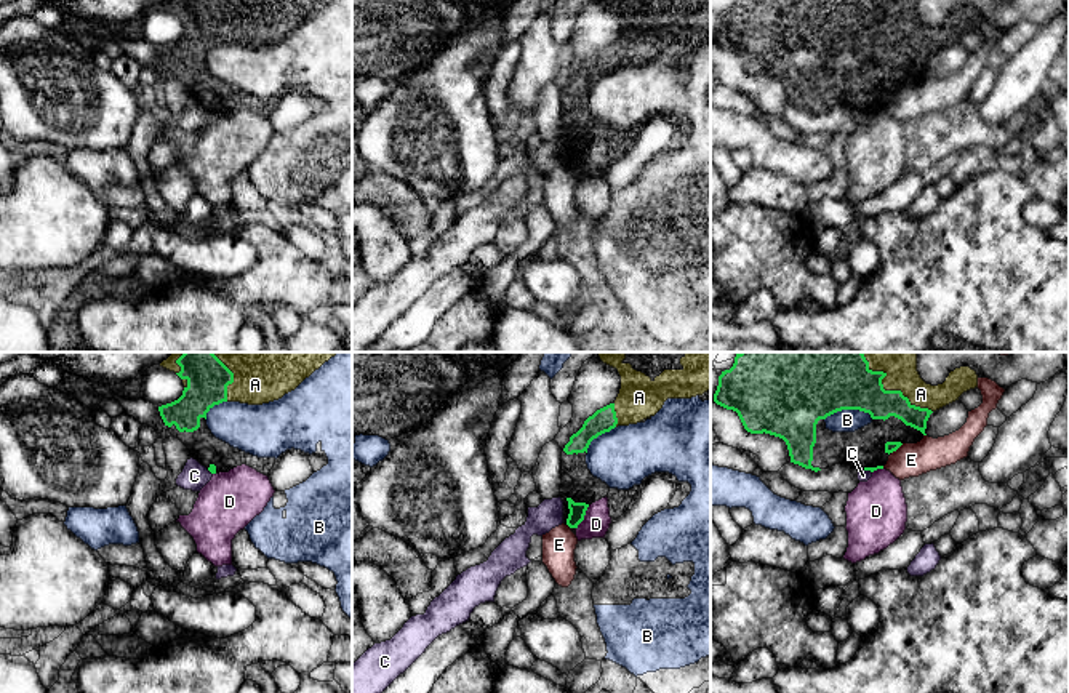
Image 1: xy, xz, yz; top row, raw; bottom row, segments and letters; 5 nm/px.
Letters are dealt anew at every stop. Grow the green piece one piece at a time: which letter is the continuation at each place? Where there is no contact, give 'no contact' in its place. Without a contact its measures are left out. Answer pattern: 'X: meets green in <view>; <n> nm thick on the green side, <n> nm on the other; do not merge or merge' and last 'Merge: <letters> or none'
A: meets green in yz; 260 nm thick on the green side, 160 nm on the other; merge
B: meets green in yz; 340 nm thick on the green side, 110 nm on the other; do not merge
C: meets green in yz; 20 nm thick on the green side, 60 nm on the other; do not merge
D: meets green in xz; 80 nm thick on the green side, 140 nm on the other; do not merge
E: meets green in yz; 60 nm thick on the green side, 180 nm on the other; do not merge
Merge: A

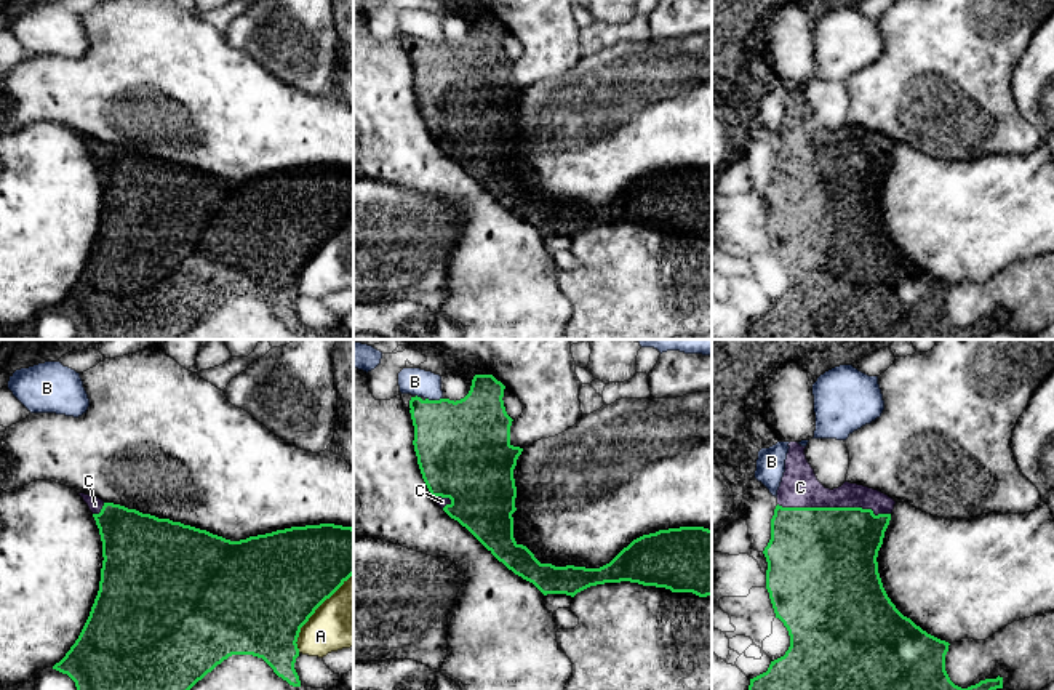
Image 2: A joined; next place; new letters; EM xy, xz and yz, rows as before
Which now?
A: meets green in xy; 500 nm thick on the green side, 300 nm on the other; do not merge
B: meets green in xz; 440 nm thick on the green side, 140 nm on the other; do not merge
C: meets green in yz; 500 nm thick on the green side, 190 nm on the other; merge
Merge: C

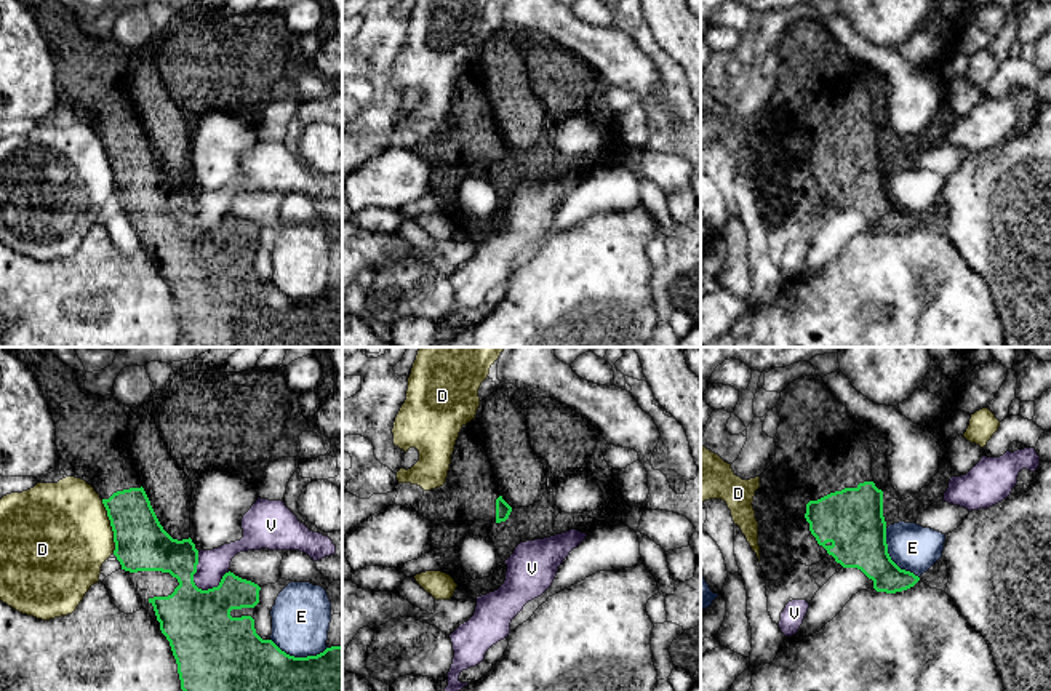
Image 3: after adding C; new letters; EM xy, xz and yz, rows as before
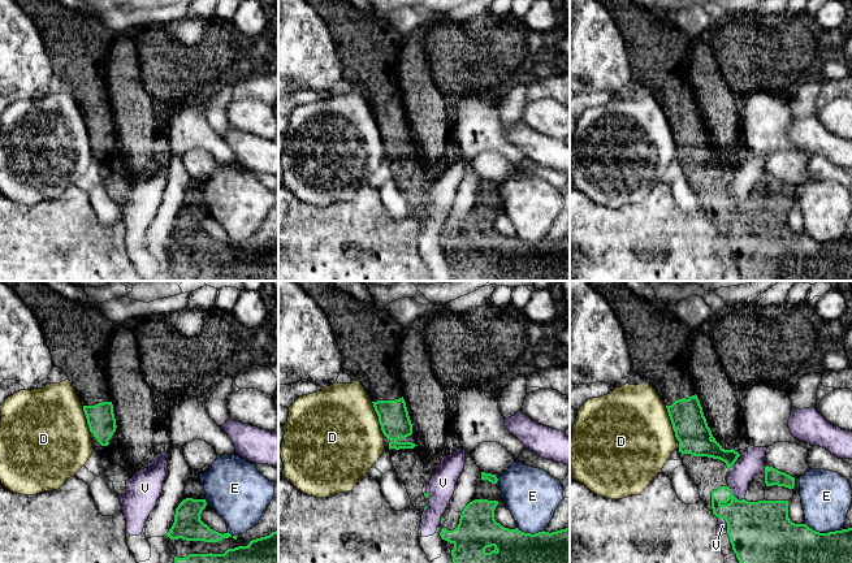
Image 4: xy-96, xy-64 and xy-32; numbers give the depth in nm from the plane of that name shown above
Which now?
D: meets green in xy; 280 nm thick on the green side, 480 nm on the other; do not merge
E: meets green in yz; 300 nm thick on the green side, 240 nm on the other; do not merge
V: meets green in xy; 340 nm thick on the green side, 150 nm on the other; do not merge
Merge: none

